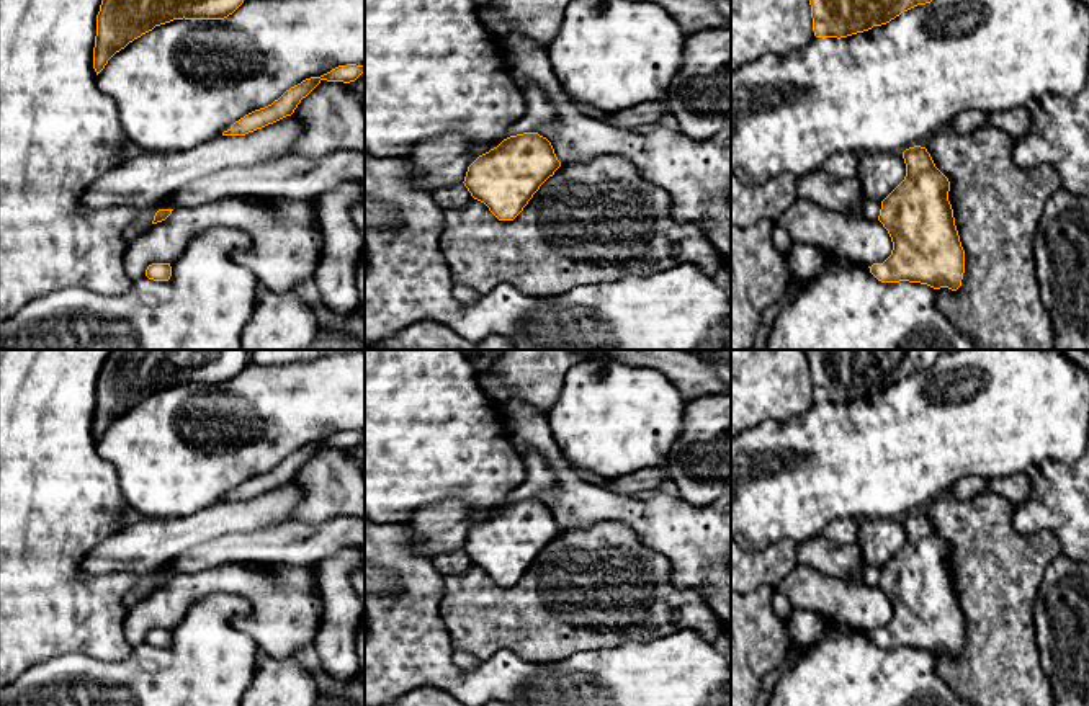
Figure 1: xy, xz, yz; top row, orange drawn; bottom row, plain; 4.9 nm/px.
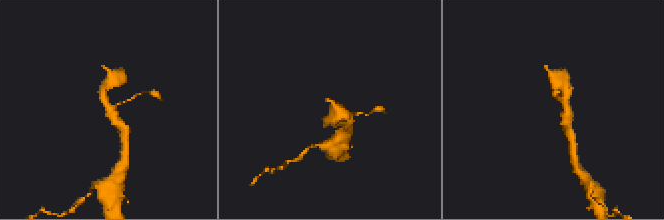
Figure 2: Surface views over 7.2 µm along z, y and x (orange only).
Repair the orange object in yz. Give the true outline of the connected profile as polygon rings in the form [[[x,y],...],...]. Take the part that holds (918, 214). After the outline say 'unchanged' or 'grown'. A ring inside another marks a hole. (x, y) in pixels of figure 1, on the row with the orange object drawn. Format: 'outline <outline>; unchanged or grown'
outline [[[914,145],[903,152],[904,180],[881,201],[878,221],[888,230],[893,250],[883,263],[873,263],[870,273],[881,283],[921,283],[934,289],[957,291],[965,273],[965,250],[948,201],[950,181],[935,167],[925,147]]]; unchanged

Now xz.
outline [[[523,132],[479,155],[463,183],[499,221],[513,221],[559,167],[546,137]]]; unchanged

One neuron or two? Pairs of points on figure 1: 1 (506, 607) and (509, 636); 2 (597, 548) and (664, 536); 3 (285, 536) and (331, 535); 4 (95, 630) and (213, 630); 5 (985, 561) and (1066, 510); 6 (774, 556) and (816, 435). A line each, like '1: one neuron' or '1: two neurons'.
1: one neuron
2: two neurons
3: one neuron
4: two neurons
5: two neurons
6: two neurons

